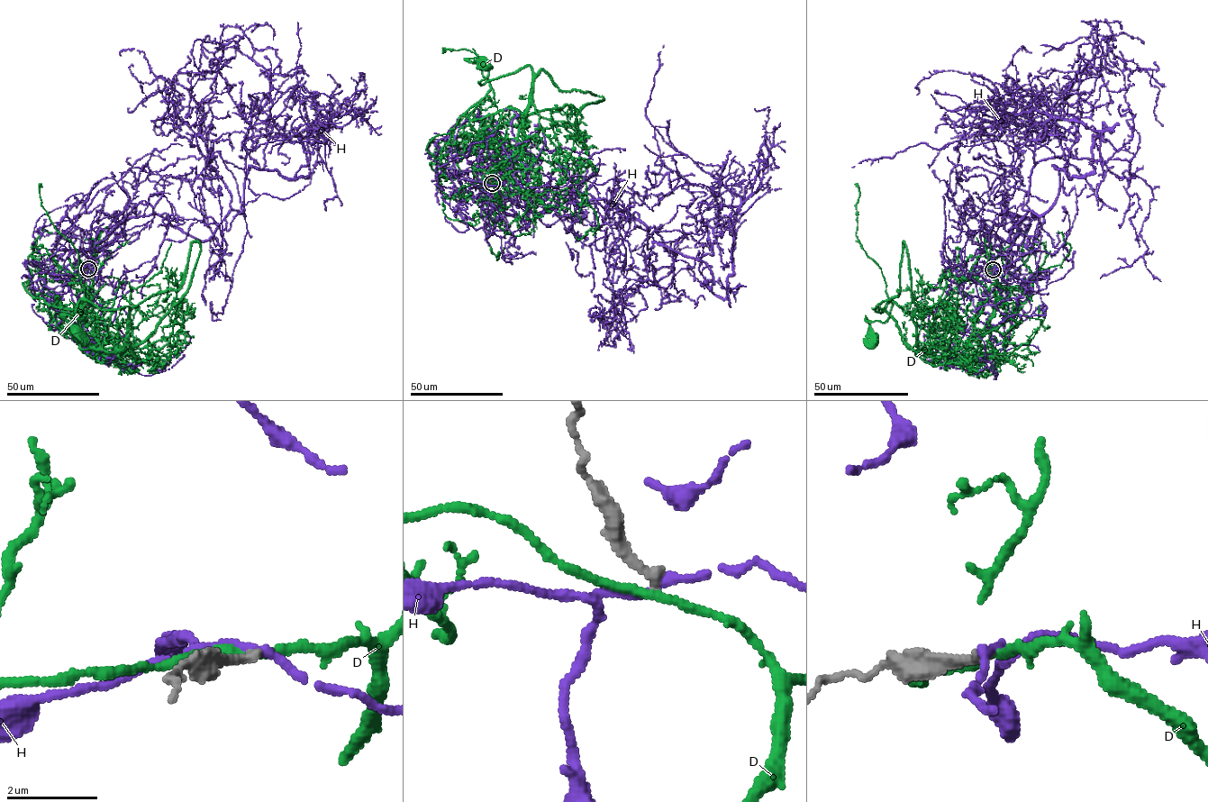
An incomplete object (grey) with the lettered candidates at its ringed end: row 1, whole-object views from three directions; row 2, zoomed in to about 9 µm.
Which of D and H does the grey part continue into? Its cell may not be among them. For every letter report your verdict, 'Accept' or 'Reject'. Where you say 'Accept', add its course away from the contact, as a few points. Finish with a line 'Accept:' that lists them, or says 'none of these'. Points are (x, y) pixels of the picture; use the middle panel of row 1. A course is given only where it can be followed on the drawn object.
D: Reject
H: Reject
Accept: none of these

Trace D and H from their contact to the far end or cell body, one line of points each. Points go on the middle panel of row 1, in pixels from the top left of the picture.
D: (491, 183), (523, 140), (532, 77), (524, 66), (482, 85), (487, 68), (468, 59), (482, 65)
H: (492, 183), (480, 200), (523, 219), (604, 198), (649, 249), (712, 254), (720, 182), (645, 113), (664, 45)

